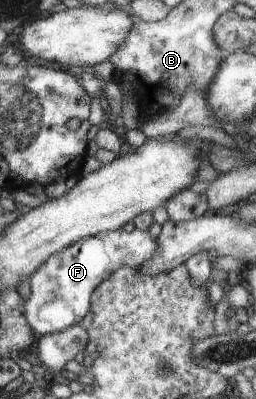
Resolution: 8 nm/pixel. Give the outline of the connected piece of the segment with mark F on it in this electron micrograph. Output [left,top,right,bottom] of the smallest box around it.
[22,229,158,334]

